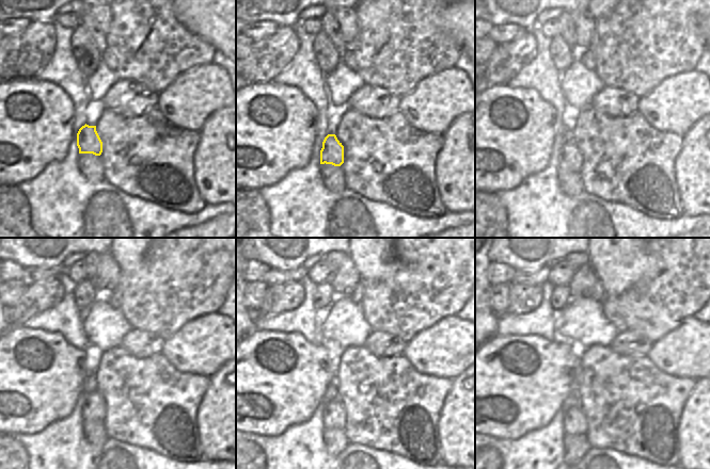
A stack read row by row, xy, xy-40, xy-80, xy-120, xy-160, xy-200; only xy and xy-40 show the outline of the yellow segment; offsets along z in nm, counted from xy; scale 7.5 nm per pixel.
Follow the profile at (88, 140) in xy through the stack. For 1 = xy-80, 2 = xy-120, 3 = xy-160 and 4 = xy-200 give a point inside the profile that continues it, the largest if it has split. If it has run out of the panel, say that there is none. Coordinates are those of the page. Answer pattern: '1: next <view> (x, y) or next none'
1: next xy-80 (571, 160)
2: next xy-120 (94, 409)
3: next xy-160 (334, 415)
4: next xy-200 (574, 423)

